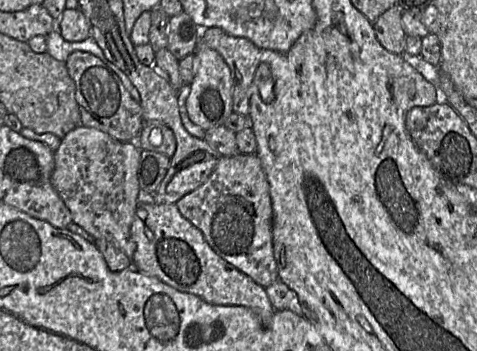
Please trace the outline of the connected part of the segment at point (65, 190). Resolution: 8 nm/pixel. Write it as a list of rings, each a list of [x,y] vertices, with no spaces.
[[[79,126],[61,139],[60,146],[54,152],[54,169],[51,174],[51,184],[69,209],[72,223],[96,239],[106,239],[130,259],[135,252],[130,228],[138,206],[140,187],[137,171],[141,150],[135,141],[120,142],[98,129]]]

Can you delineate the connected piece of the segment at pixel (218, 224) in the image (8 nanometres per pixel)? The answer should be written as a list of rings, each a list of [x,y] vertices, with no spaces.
[[[256,154],[221,156],[206,182],[175,205],[226,262],[264,288],[278,280],[273,253],[273,210],[269,183]]]

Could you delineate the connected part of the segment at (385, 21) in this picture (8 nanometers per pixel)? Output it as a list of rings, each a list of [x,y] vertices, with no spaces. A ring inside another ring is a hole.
[[[397,5],[381,14],[373,28],[380,44],[389,52],[400,54],[405,52],[406,33],[401,22],[402,11]]]

